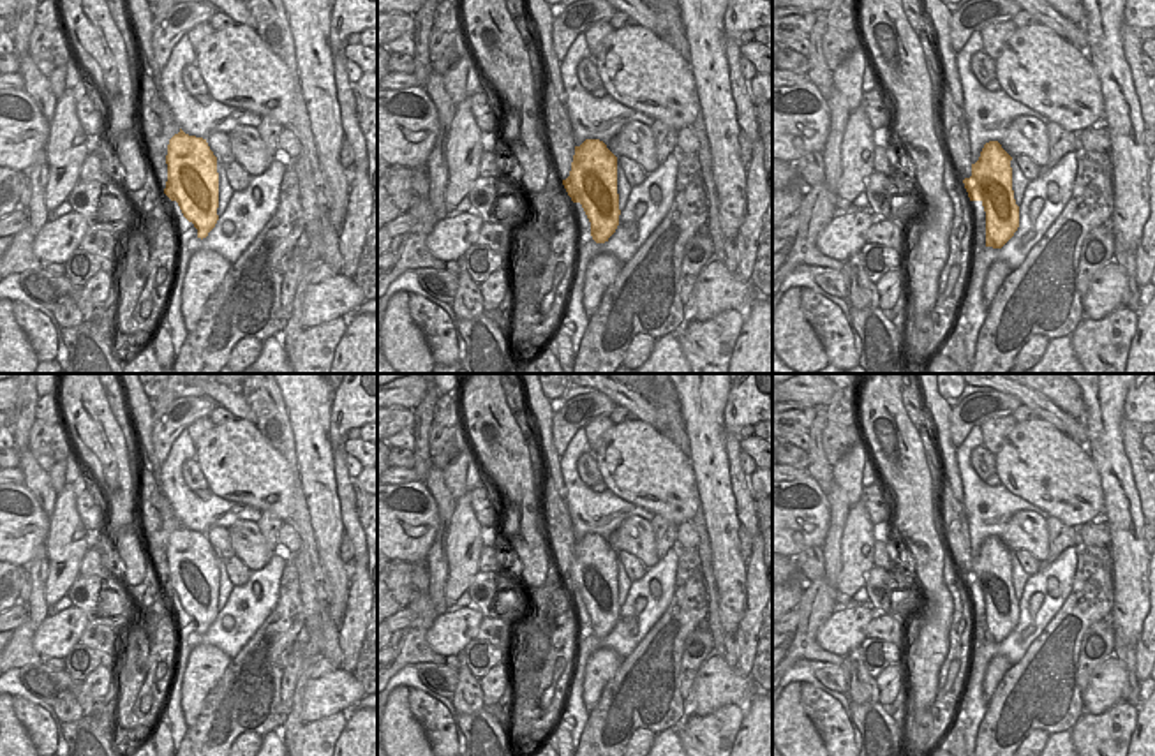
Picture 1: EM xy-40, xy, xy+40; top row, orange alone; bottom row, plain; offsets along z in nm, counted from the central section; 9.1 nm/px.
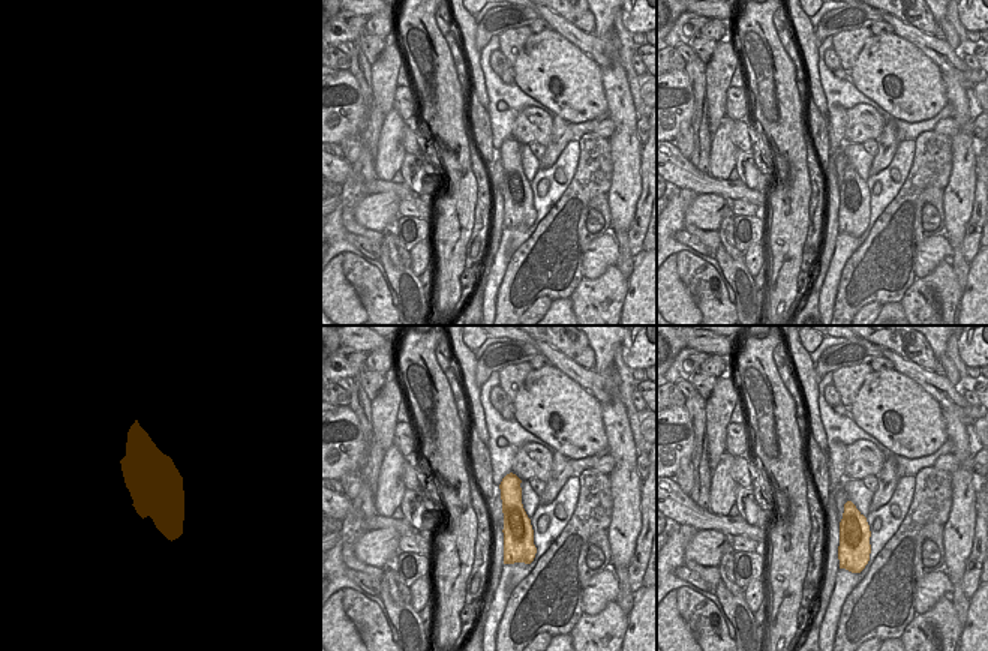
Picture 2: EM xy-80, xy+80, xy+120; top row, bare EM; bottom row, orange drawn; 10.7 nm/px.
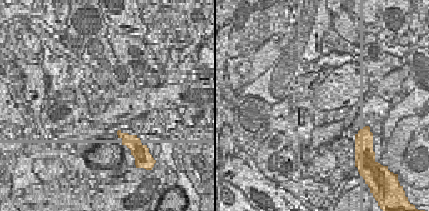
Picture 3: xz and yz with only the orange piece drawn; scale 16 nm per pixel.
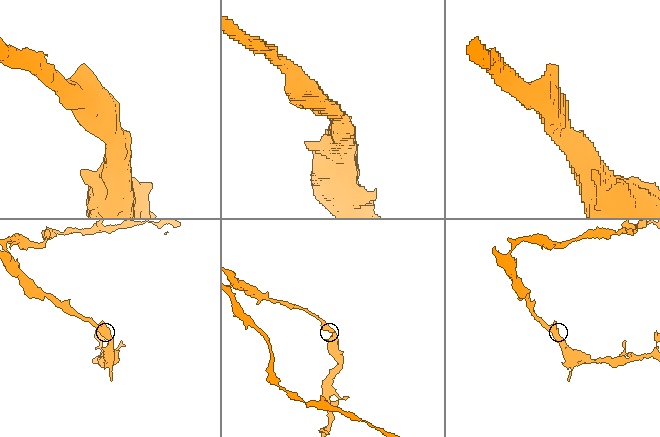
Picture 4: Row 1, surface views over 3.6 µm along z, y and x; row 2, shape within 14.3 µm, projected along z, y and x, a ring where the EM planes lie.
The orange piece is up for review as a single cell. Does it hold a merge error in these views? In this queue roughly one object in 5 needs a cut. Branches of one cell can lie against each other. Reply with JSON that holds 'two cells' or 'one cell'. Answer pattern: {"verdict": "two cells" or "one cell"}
{"verdict": "one cell"}

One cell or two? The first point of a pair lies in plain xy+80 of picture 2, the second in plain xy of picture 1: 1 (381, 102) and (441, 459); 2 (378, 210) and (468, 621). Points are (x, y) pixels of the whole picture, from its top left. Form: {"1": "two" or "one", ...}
{"1": "two", "2": "one"}

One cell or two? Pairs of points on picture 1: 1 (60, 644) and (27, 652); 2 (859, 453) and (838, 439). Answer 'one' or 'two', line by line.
1: two
2: two

